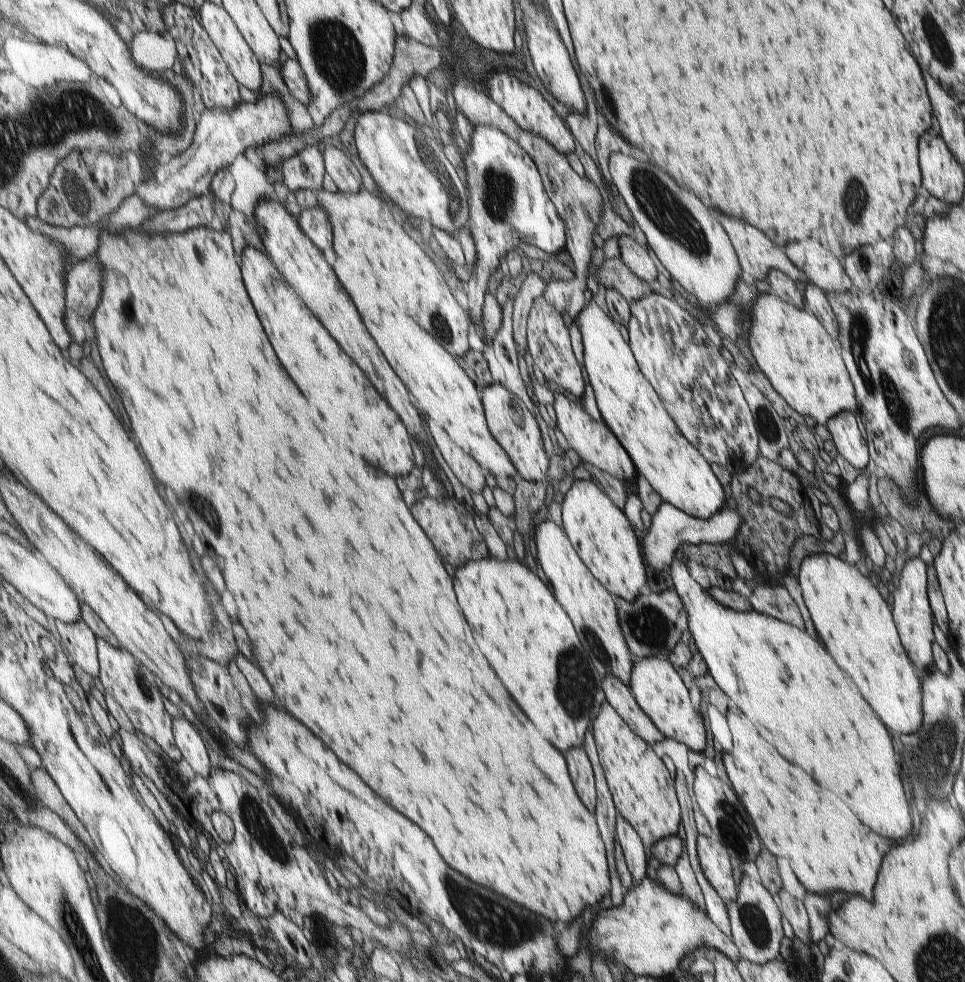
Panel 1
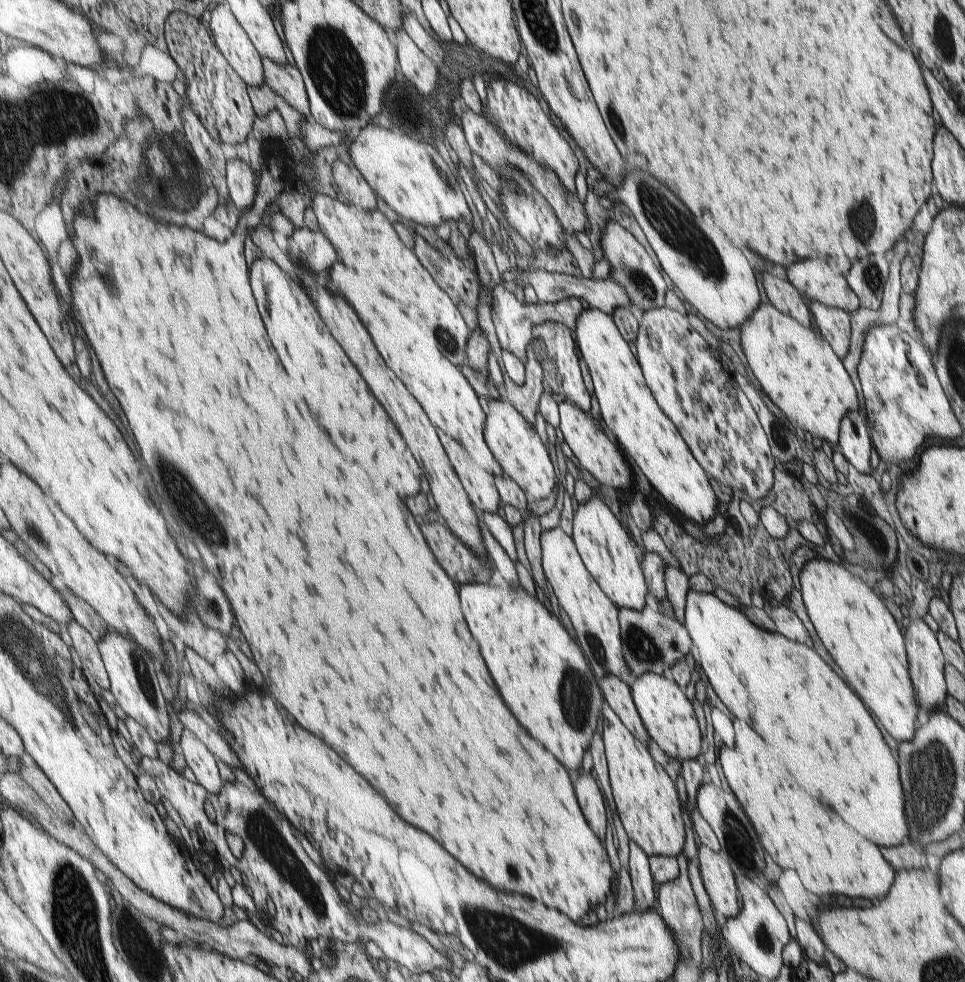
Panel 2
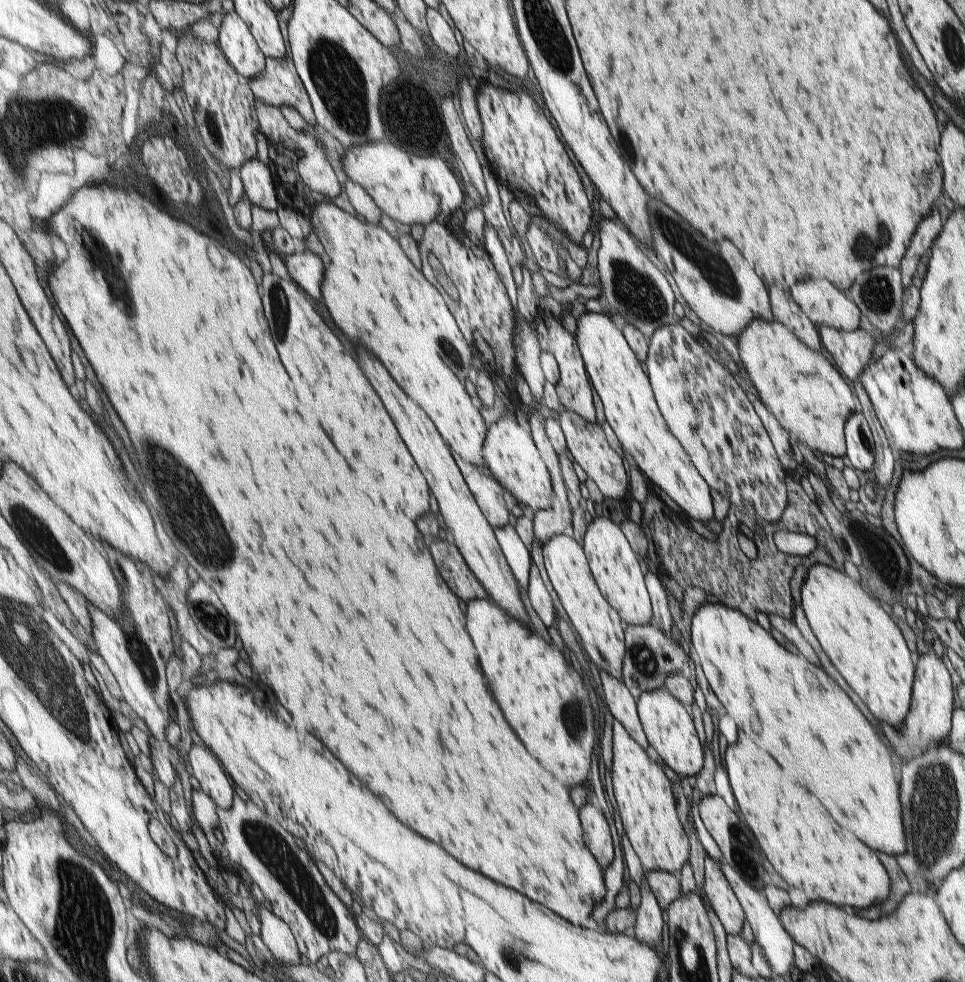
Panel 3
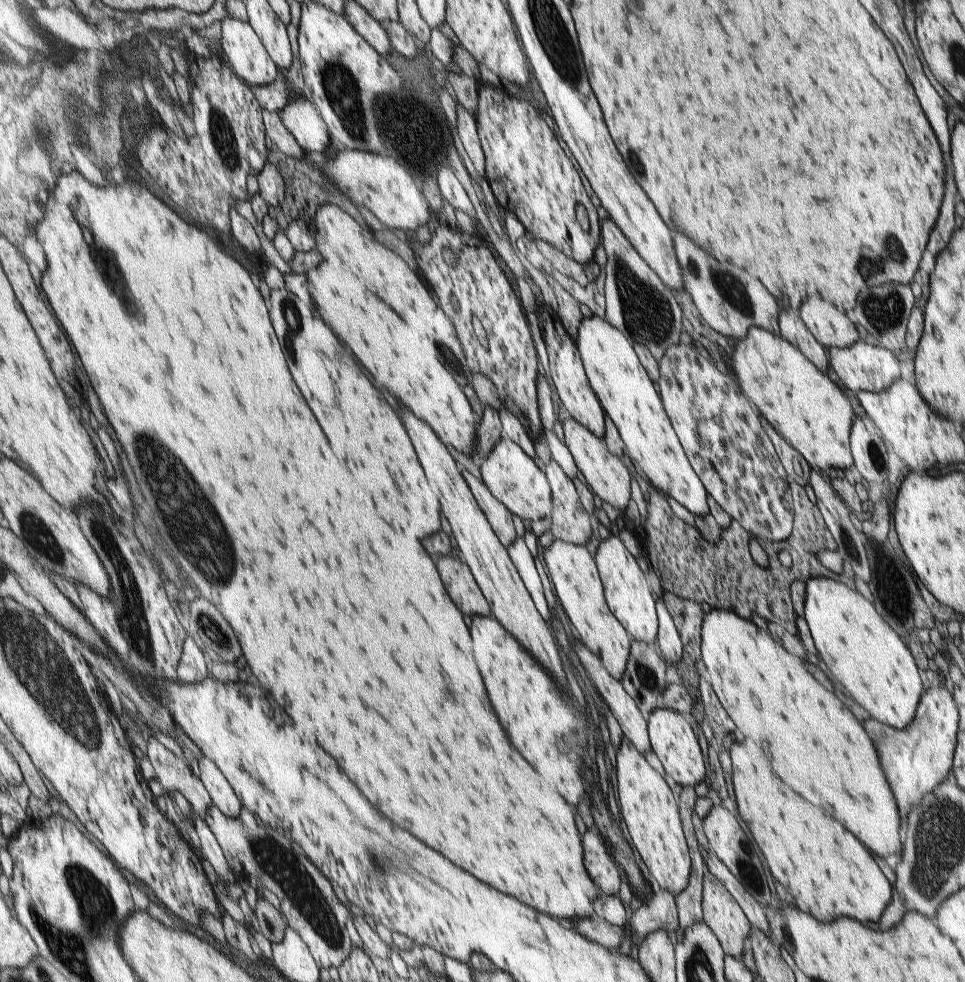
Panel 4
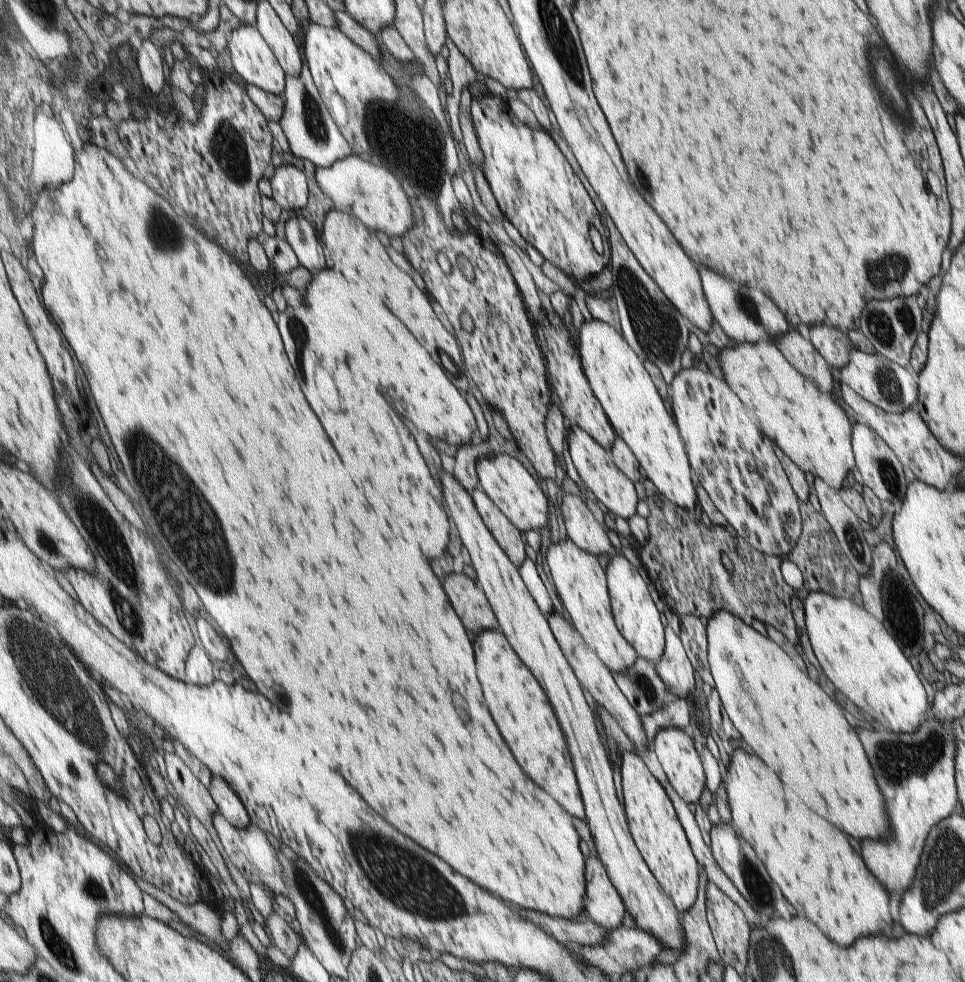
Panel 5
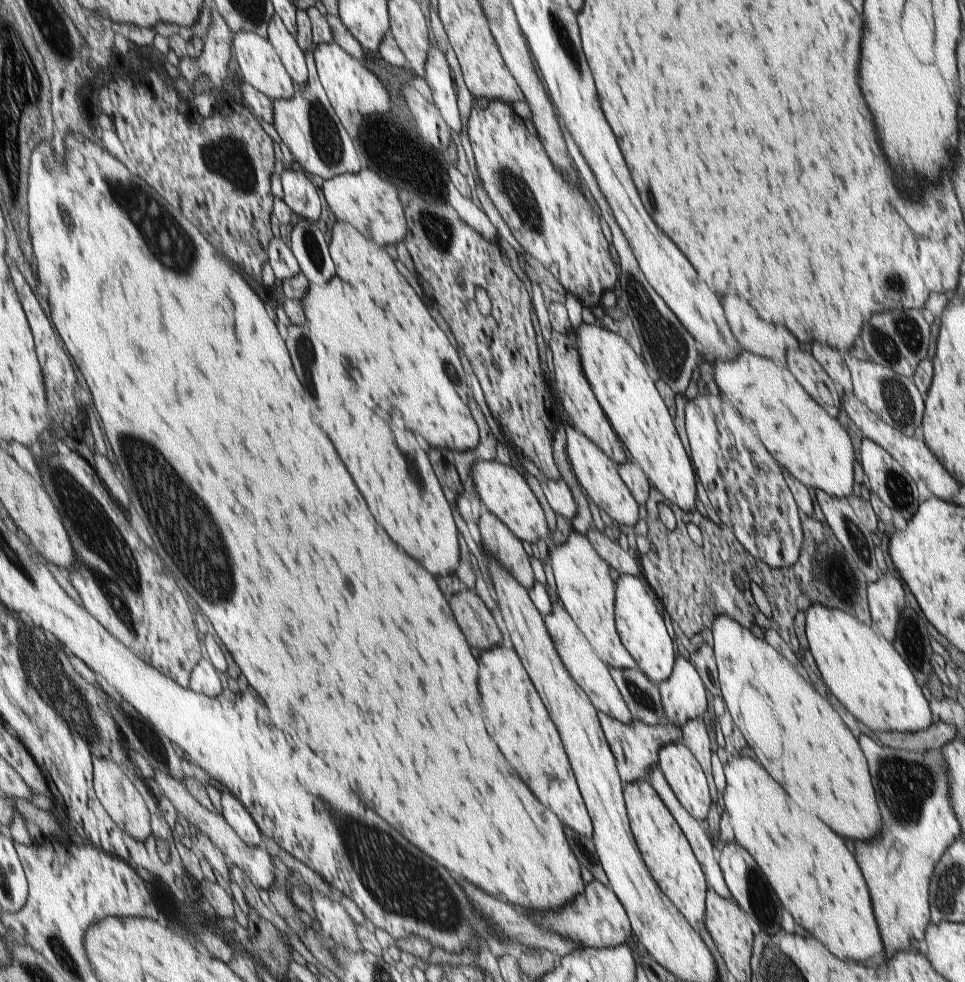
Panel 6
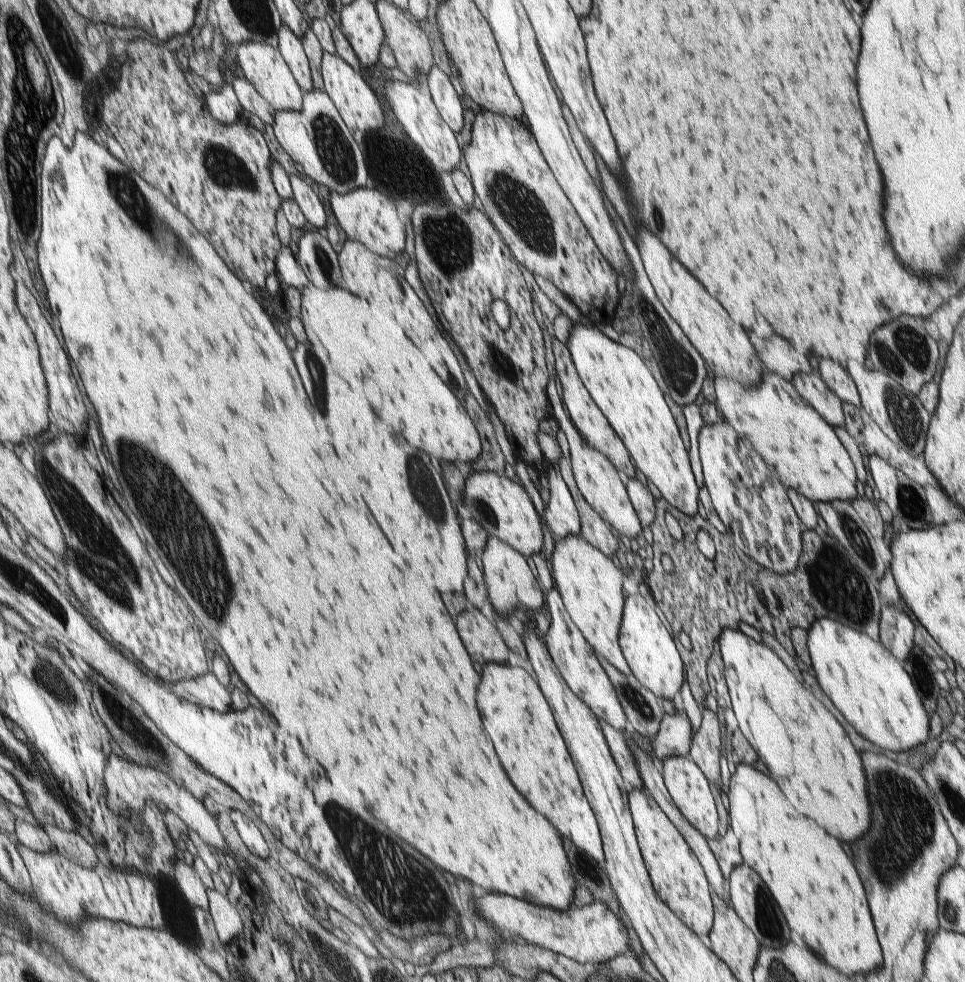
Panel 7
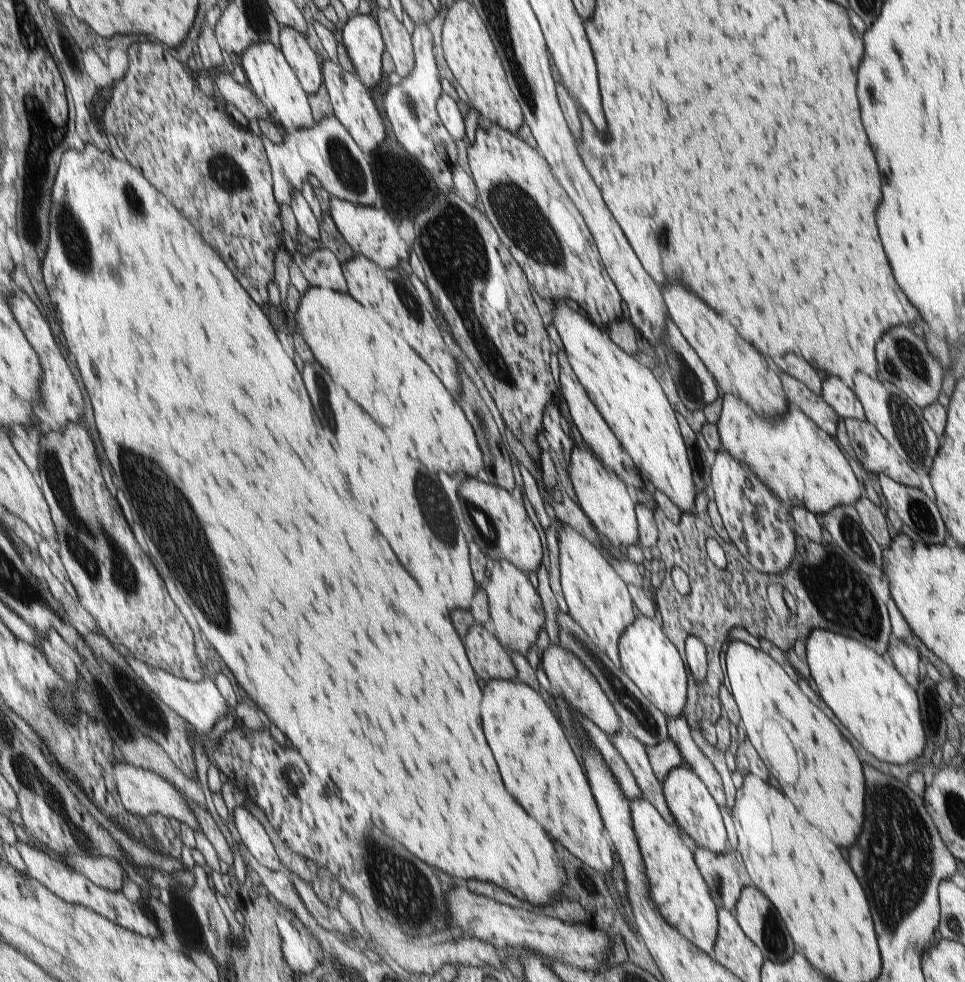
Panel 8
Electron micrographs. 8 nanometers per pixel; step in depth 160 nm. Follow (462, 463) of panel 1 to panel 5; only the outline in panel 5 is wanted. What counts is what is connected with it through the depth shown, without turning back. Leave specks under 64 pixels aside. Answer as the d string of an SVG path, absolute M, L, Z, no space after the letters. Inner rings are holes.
M477 487L475 491L471 492L470 496L483 524L488 528L511 564L518 569L526 559L525 554L523 554L521 534L517 532L509 518L497 508L481 488Z

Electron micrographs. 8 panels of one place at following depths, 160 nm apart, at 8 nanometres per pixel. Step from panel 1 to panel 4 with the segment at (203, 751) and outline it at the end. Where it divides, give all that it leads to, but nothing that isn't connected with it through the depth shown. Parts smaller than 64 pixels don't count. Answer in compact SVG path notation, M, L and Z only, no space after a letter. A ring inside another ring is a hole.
M202 756L200 760L201 774L199 778L210 792L214 804L226 816L239 818L242 814L243 803L226 774L210 758Z

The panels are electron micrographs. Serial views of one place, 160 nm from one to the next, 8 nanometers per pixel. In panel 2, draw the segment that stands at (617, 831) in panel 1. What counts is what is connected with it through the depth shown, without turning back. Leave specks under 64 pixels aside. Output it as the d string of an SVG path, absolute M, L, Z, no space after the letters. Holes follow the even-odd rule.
M628 841L628 874L632 884L635 911L642 913L651 909L655 902L655 890L648 856L633 841Z

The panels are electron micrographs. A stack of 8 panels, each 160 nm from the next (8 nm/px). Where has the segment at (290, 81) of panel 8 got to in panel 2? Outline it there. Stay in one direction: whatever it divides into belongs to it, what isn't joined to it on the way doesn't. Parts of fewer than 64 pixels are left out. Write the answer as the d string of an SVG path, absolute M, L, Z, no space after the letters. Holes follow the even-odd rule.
M228 2L213 9L209 24L214 42L249 88L263 85L265 73L261 53Z

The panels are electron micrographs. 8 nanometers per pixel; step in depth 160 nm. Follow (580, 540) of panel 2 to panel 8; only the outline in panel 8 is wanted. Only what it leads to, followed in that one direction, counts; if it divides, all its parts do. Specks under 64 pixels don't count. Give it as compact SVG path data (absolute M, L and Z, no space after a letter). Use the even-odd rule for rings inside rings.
M640 614L632 625L625 628L618 641L618 656L625 676L654 708L668 718L677 718L681 714L685 704L685 666L677 650L653 620Z

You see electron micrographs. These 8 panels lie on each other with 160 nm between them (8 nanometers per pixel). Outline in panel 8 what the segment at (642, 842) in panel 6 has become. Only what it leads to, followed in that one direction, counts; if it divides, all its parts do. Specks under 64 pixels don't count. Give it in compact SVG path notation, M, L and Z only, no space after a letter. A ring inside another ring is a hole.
M635 798L629 801L629 811L633 820L633 833L645 868L645 877L649 884L649 895L656 904L657 911L671 928L683 934L709 958L713 957L713 940L717 930L715 906L696 864L693 864L691 852L685 848L681 838L673 832L669 824L659 816L657 810L647 800Z

